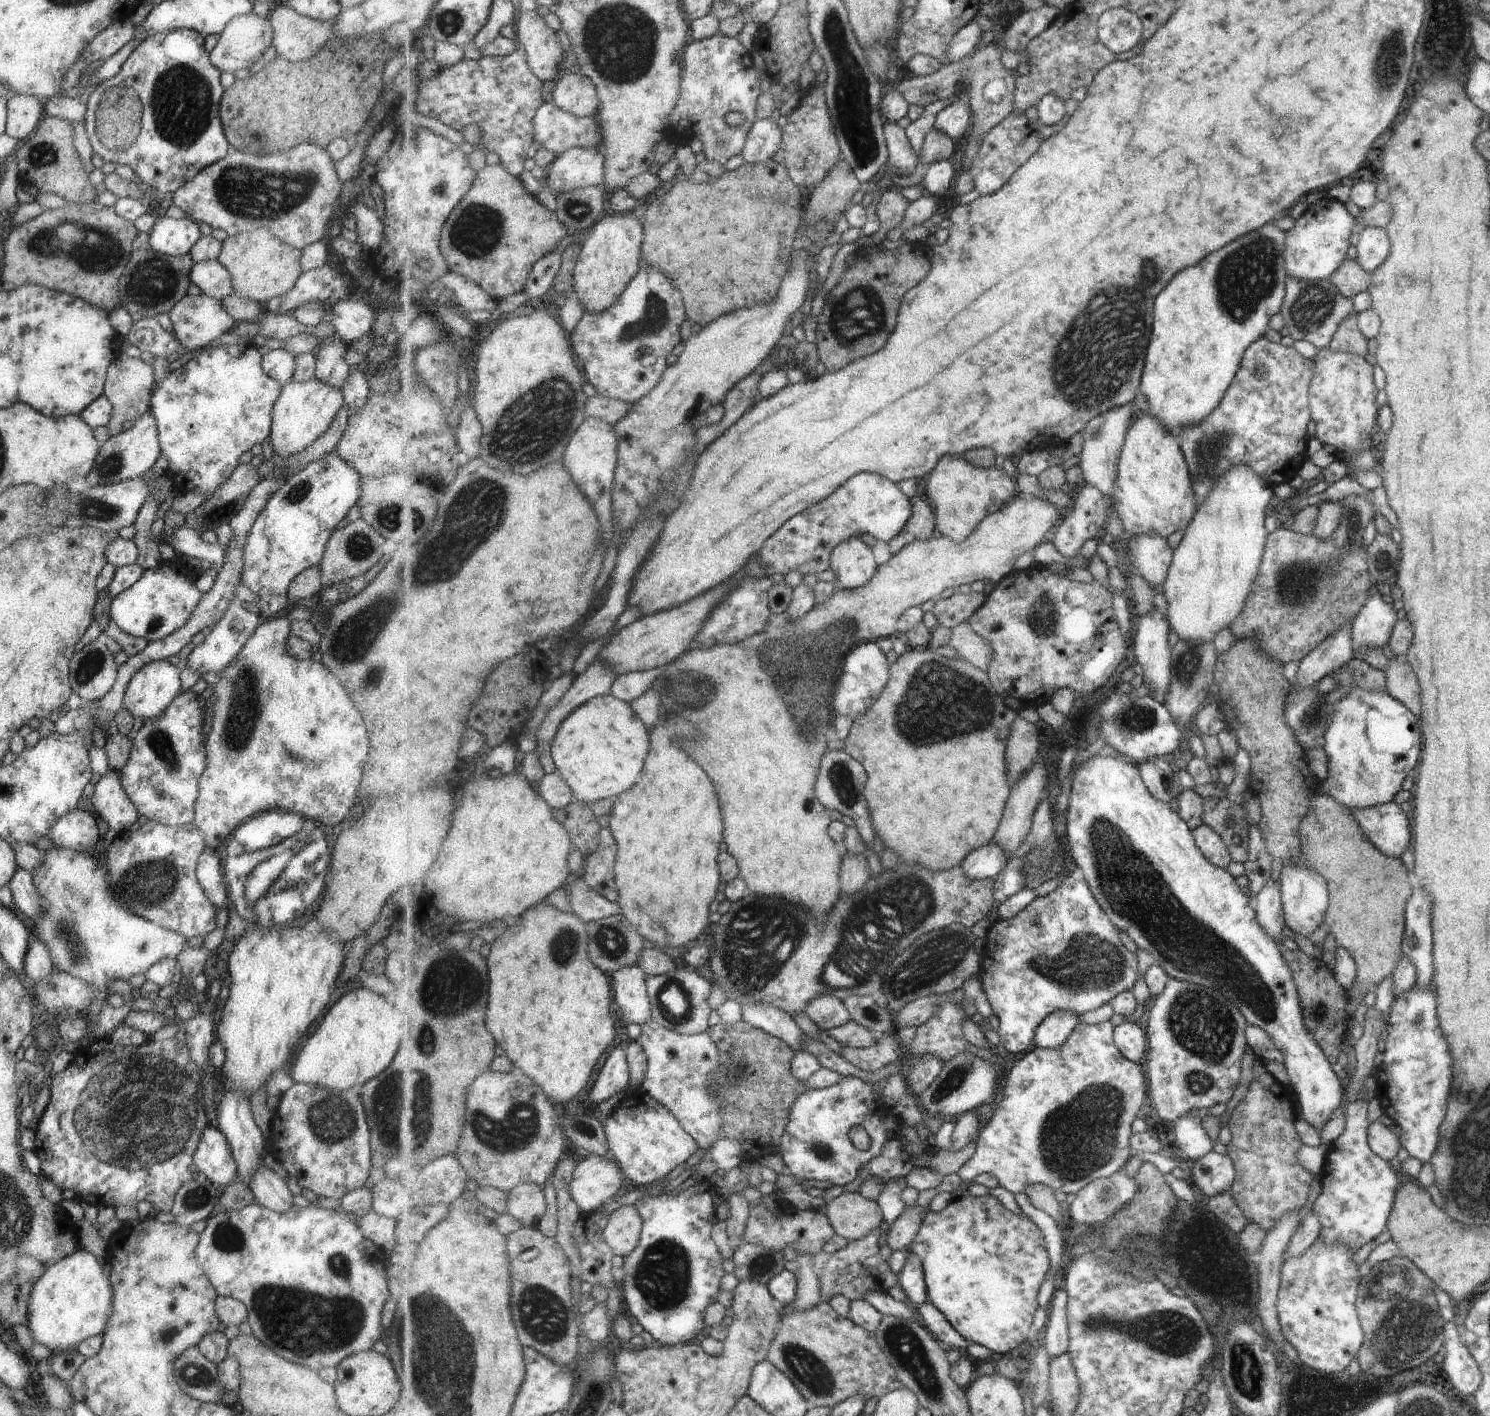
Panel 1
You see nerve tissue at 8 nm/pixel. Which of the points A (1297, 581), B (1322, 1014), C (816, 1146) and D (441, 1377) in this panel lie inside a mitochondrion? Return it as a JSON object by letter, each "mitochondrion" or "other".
{"A":"mitochondrion","B":"mitochondrion","C":"mitochondrion","D":"mitochondrion"}

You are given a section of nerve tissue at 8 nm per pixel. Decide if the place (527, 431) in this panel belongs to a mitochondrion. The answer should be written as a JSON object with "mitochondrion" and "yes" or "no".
{"mitochondrion":"yes"}

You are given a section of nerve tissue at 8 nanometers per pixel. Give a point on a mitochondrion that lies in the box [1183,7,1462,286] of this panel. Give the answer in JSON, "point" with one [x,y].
{"point":[1390,56]}

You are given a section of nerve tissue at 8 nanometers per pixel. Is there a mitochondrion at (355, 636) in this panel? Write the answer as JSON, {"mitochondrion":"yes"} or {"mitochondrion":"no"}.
{"mitochondrion":"yes"}

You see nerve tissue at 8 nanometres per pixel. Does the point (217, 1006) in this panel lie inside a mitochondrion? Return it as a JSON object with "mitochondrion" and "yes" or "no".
{"mitochondrion":"no"}

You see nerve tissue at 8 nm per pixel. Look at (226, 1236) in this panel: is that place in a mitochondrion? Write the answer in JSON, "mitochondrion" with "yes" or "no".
{"mitochondrion":"yes"}

